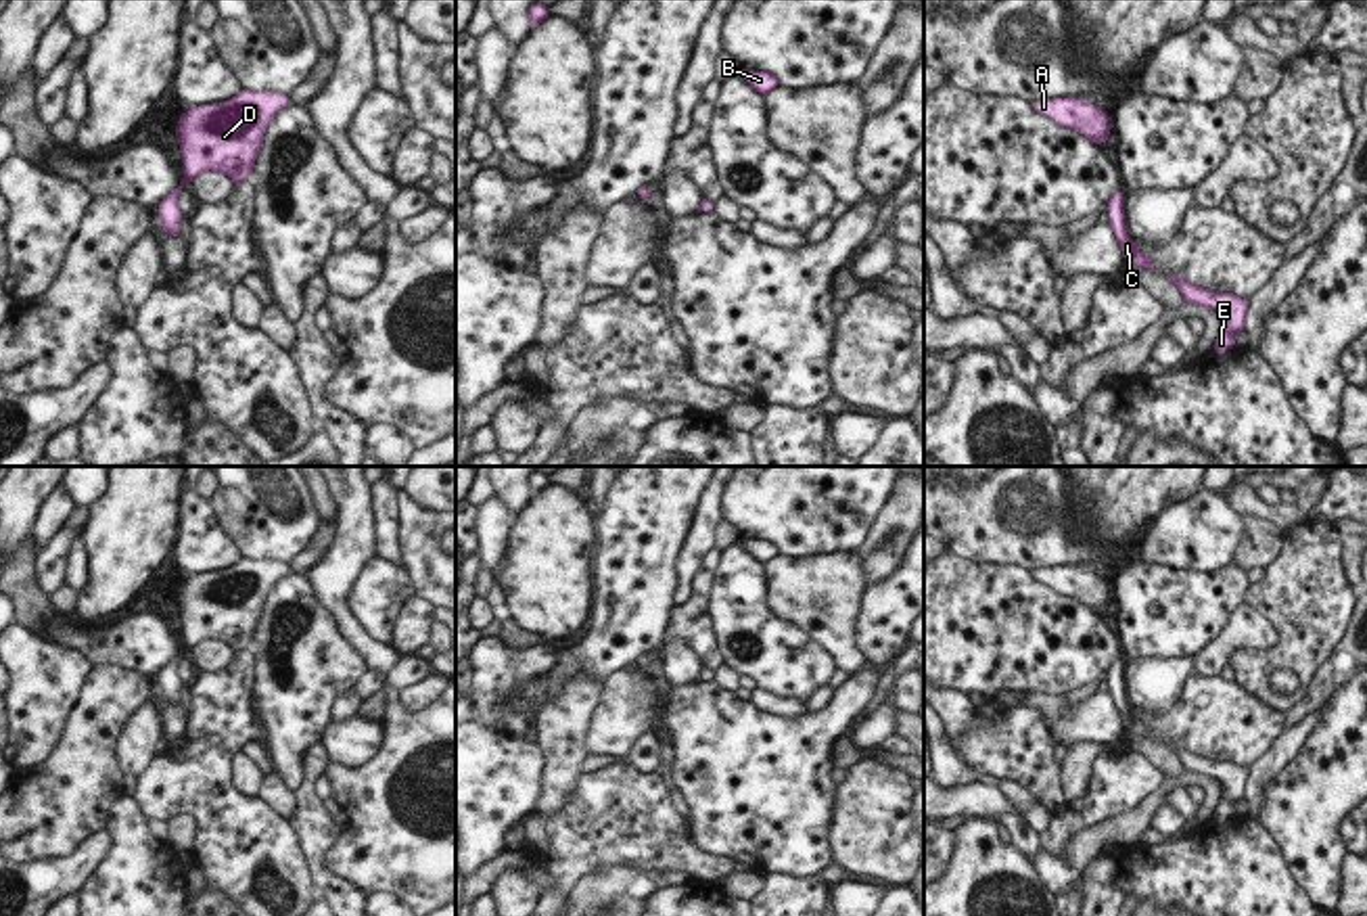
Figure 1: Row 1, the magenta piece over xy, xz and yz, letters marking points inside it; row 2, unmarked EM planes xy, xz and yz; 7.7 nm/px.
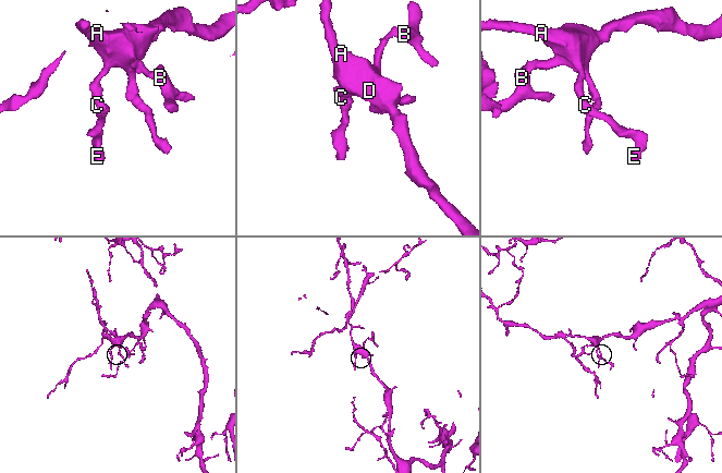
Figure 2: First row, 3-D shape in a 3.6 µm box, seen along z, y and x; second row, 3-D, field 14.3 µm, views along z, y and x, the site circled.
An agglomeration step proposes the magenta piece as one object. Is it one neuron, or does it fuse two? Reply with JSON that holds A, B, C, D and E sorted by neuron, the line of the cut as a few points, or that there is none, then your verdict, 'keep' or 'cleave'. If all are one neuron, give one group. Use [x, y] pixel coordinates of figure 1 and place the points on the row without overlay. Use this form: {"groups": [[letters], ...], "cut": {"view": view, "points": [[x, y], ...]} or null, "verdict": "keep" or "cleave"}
{"groups": [["A", "B", "C", "D", "E"]], "cut": null, "verdict": "keep"}

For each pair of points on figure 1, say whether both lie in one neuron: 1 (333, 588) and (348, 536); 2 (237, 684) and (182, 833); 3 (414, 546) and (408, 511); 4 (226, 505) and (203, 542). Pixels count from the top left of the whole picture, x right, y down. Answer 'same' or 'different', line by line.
1: same
2: different
3: same
4: different

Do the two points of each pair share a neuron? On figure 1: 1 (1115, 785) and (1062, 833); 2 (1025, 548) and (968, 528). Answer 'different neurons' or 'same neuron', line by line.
1: same neuron
2: same neuron

